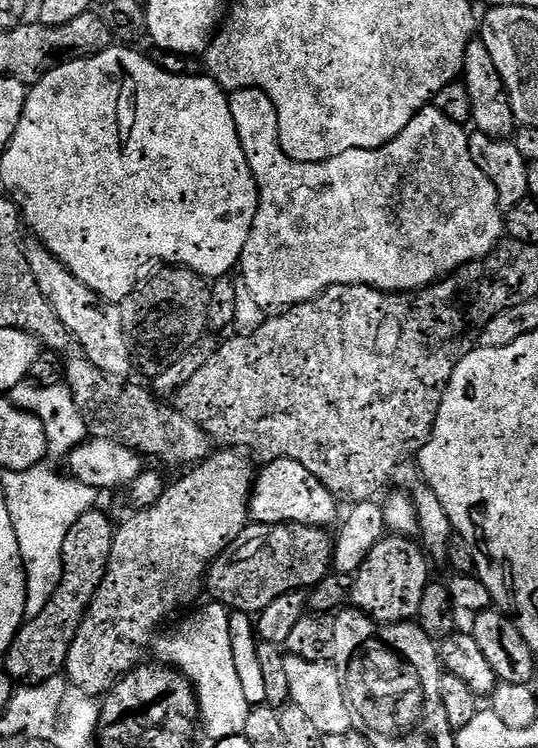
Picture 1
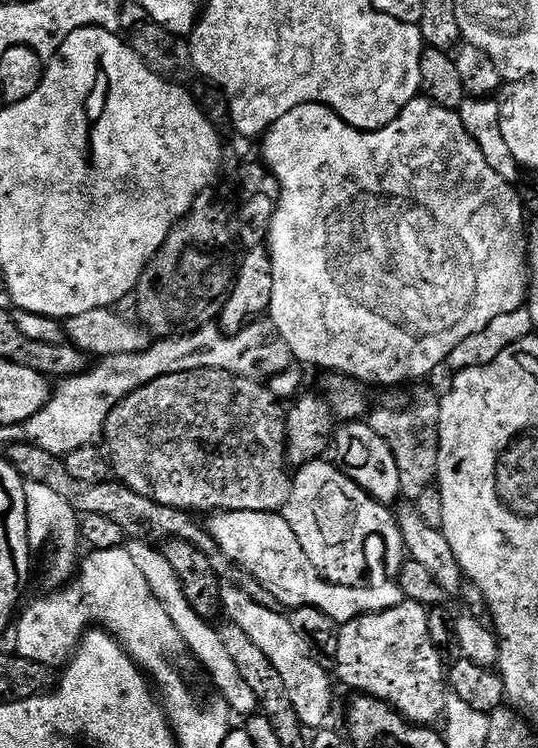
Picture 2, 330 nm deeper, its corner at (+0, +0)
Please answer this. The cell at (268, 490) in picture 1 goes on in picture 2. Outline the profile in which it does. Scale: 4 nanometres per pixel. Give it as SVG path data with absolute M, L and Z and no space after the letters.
M312 460L295 469L290 498L282 510L284 520L290 522L290 530L306 550L306 558L323 580L338 586L363 588L385 577L399 577L406 553L393 509L379 504L335 463L326 461Z

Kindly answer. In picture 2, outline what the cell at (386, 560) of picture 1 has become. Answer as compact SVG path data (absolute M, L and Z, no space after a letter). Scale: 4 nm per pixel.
M413 600L341 624L334 672L346 687L385 700L415 724L435 725L448 711L446 660L430 638L428 608Z

